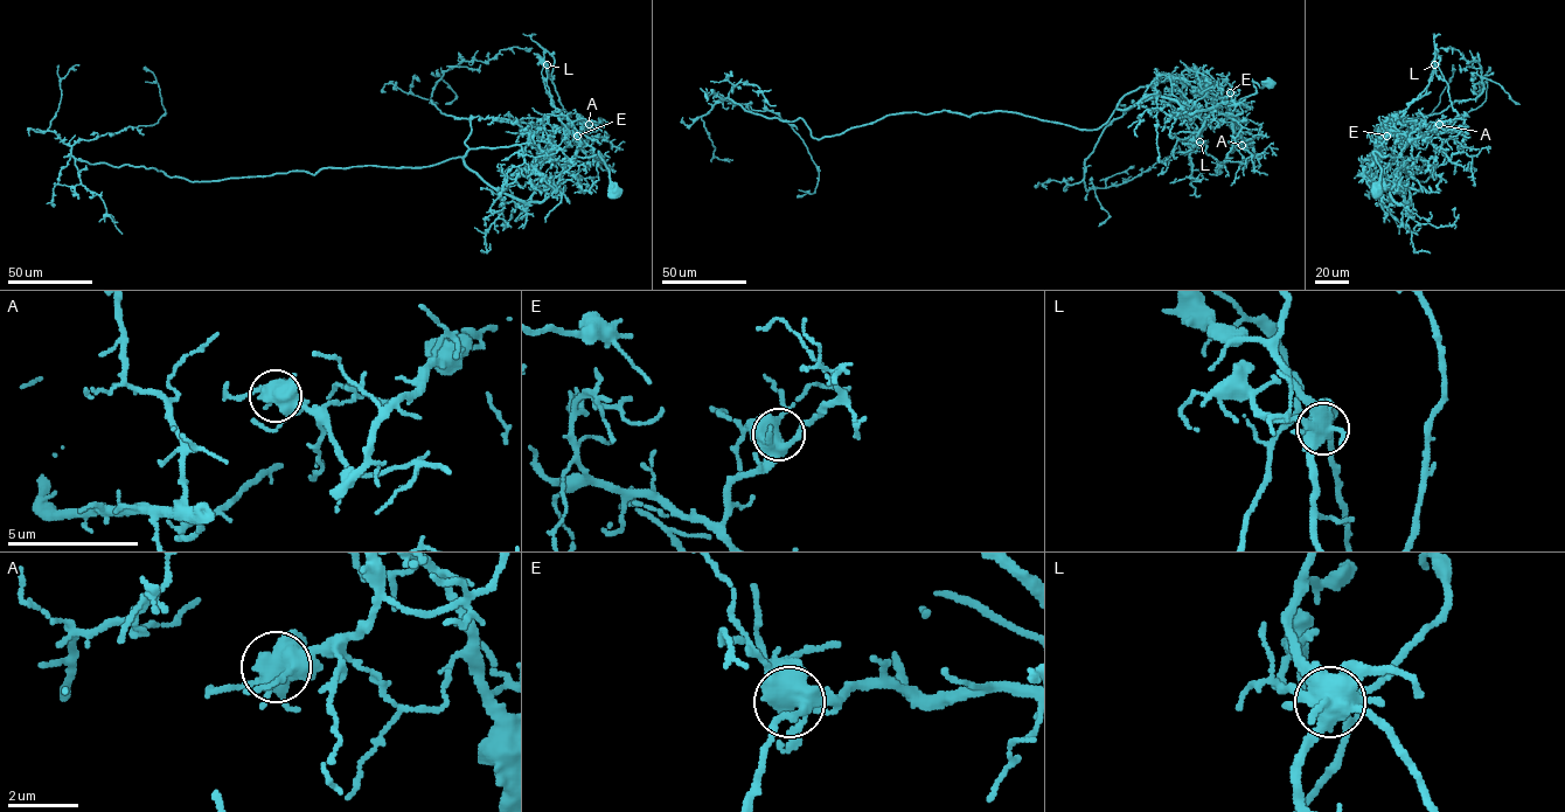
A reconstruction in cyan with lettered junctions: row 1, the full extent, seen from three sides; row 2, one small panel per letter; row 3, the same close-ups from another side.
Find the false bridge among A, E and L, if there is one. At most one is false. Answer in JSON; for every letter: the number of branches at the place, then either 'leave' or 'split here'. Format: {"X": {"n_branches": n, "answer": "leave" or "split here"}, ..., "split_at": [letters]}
{"A": {"n_branches": 5, "answer": "leave"}, "E": {"n_branches": 5, "answer": "leave"}, "L": {"n_branches": 8, "answer": "leave"}, "split_at": []}

